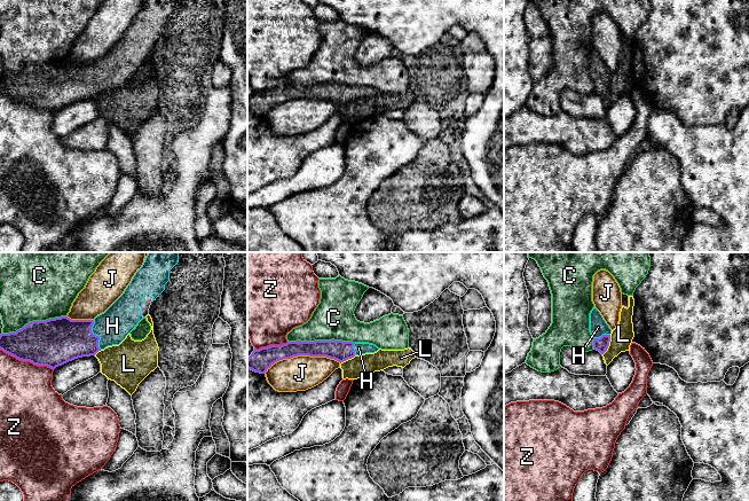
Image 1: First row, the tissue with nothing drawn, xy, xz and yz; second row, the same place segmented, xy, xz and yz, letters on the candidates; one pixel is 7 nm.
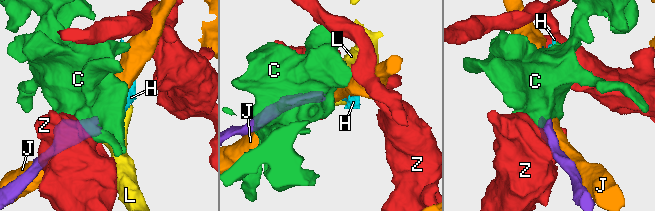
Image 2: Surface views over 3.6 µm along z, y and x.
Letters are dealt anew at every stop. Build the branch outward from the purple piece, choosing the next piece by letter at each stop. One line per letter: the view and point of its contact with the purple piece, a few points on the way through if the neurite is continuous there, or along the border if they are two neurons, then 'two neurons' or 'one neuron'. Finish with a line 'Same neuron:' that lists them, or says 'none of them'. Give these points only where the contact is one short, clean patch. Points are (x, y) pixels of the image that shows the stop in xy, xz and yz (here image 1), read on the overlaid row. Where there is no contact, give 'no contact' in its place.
C: xz (321, 341) | two neurons
H: xy (95, 335) | across xy (61, 339), (84, 338), (95, 335), (112, 326) | one neuron
J: xz (301, 354) | two neurons
L: yz (608, 345) | along yz (610, 335), (608, 347), (602, 354) | two neurons
Z: xy (26, 360) | two neurons
Same neuron: H

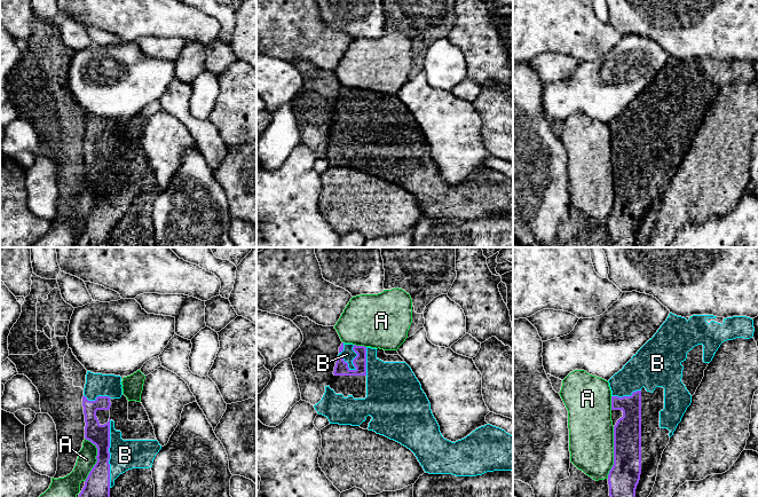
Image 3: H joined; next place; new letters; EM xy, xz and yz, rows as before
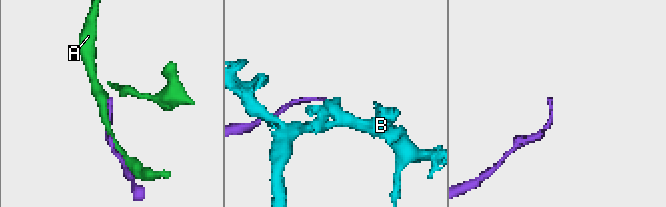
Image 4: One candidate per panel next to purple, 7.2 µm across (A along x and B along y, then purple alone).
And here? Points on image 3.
A: yz (614, 452) | two neurons
B: xy (109, 454) | one neuron
Same neuron: B

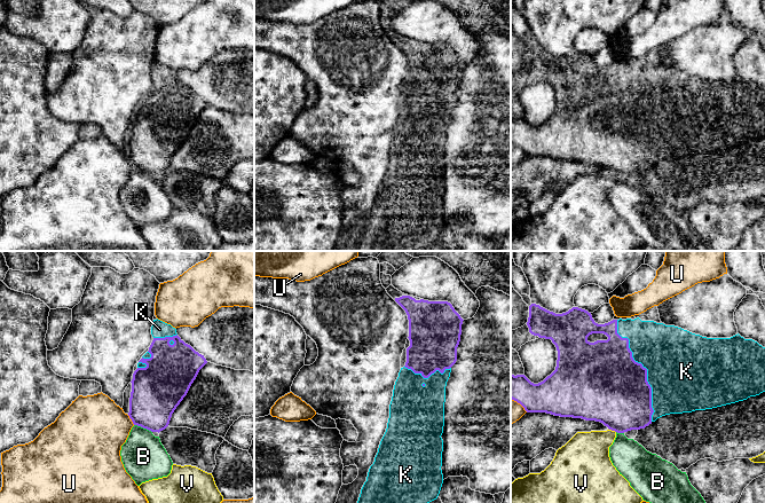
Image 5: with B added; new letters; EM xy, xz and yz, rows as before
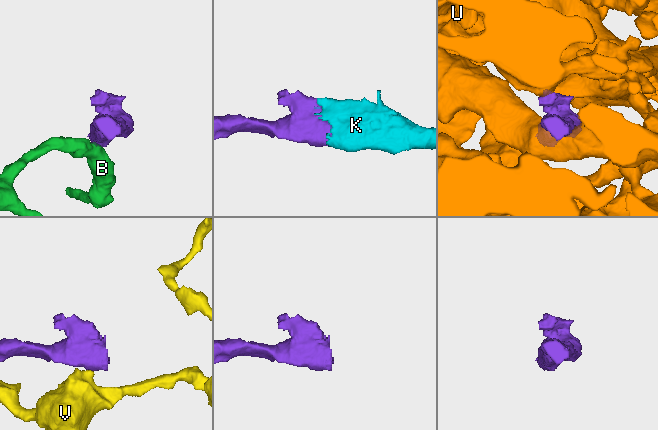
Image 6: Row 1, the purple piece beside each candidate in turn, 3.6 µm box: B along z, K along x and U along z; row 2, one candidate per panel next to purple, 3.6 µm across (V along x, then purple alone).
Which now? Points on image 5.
B: xy (143, 427) | two neurons
K: yz (645, 368) | one neuron
U: xy (131, 418) | two neurons
V: yz (613, 430) | along yz (609, 429), (615, 432) | two neurons
Same neuron: K

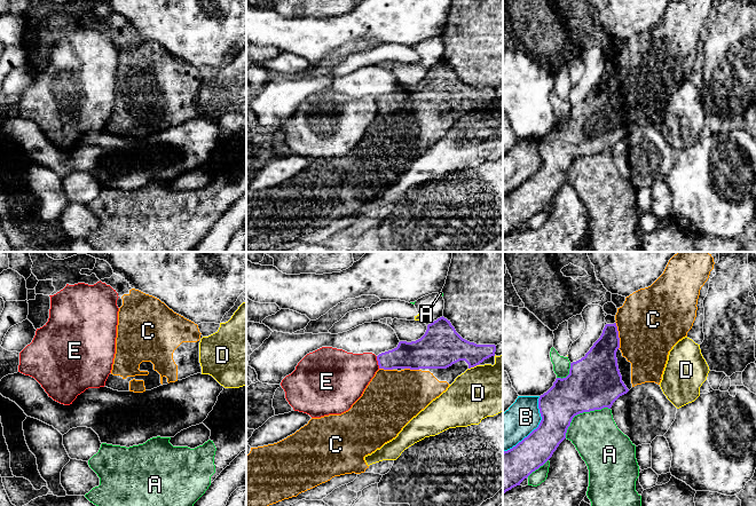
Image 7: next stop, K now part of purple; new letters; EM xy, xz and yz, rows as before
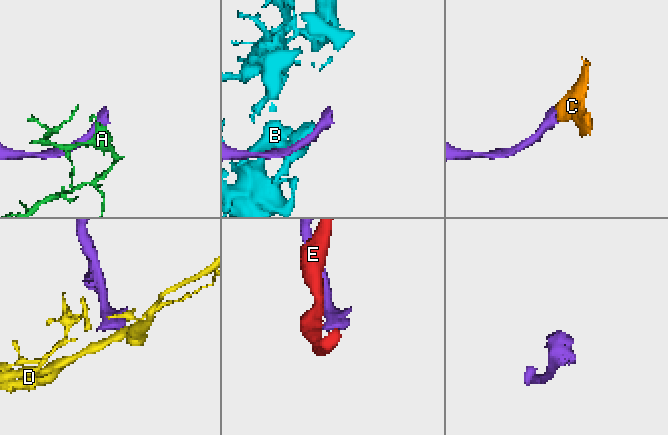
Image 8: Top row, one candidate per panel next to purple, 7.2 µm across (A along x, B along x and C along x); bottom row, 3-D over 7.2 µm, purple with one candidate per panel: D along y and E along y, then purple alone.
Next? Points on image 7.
A: yz (581, 412) | two neurons
B: yz (536, 428) | two neurons
C: yz (617, 335) | one neuron
D: xz (473, 366) | two neurons
E: xz (378, 362) | two neurons
Same neuron: C

